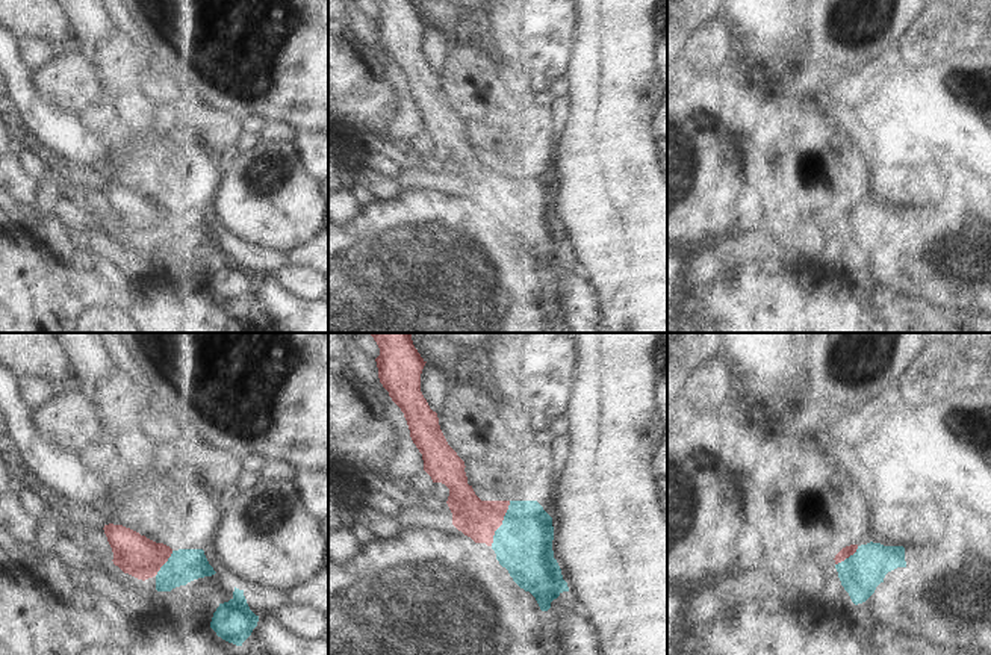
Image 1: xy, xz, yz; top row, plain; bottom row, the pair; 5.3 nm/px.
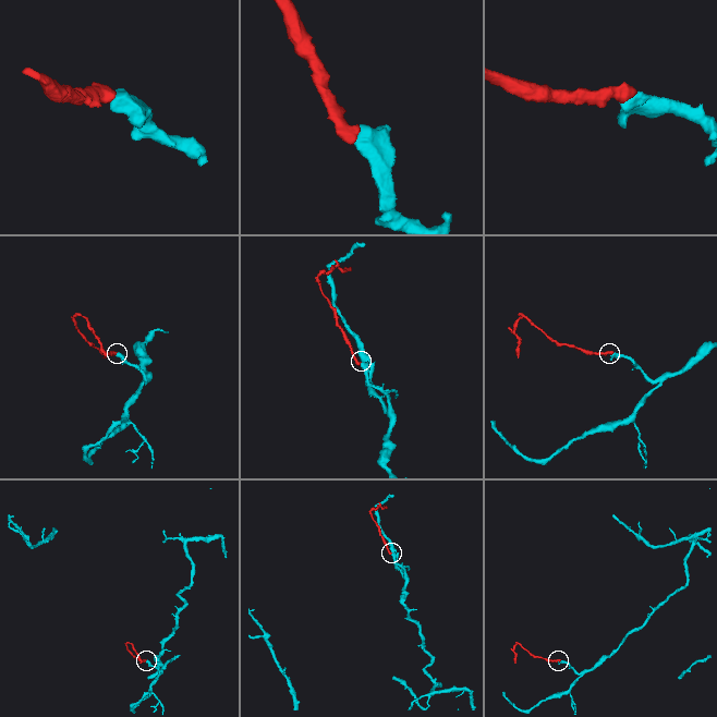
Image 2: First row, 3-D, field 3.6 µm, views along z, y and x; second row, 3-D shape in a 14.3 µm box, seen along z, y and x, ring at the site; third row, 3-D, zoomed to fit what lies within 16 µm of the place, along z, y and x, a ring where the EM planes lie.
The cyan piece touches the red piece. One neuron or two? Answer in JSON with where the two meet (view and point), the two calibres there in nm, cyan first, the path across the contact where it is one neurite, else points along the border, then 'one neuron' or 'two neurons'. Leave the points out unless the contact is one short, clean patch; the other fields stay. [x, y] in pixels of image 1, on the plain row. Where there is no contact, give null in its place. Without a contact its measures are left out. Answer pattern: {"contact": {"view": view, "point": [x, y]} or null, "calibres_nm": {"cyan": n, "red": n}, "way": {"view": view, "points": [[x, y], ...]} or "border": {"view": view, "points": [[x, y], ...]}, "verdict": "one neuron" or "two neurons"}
{"contact": {"view": "xz", "point": [503, 185]}, "calibres_nm": {"cyan": 300, "red": 220}, "way": {"view": "xz", "points": [[522, 204], [503, 185], [478, 180]]}, "verdict": "one neuron"}

